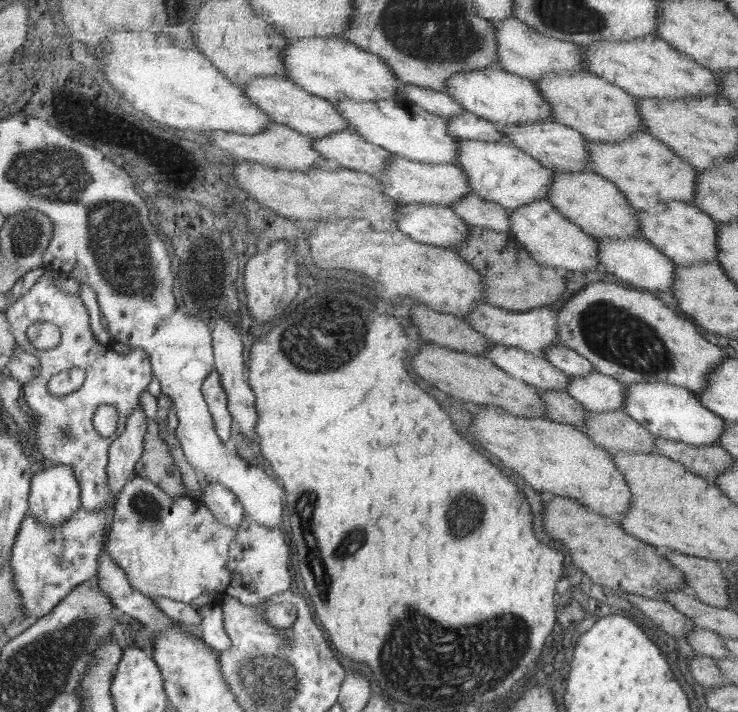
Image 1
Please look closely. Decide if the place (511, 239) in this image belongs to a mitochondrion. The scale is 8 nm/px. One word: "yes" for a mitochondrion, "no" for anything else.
no

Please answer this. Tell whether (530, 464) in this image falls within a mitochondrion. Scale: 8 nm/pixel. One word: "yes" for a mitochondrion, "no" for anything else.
no

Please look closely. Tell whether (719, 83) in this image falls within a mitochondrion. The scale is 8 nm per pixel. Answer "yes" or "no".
no

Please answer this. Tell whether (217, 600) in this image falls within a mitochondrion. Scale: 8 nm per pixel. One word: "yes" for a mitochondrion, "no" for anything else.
no

